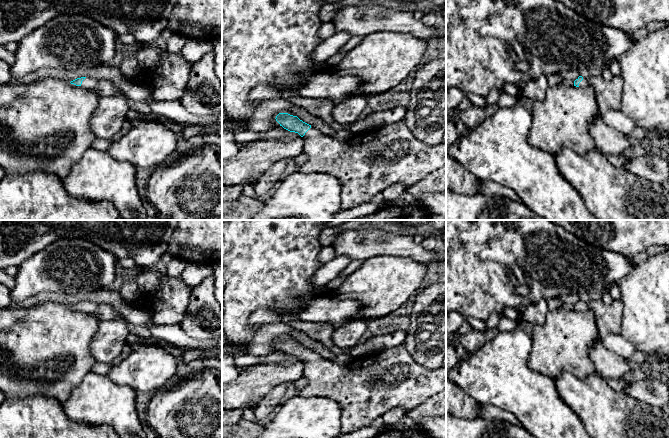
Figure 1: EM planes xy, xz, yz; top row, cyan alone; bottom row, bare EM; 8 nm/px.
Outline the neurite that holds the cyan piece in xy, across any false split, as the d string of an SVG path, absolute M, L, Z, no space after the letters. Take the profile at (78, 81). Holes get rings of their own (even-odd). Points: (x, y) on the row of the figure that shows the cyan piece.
M90 77L77 78L70 82L76 86L81 86L97 93L97 81Z

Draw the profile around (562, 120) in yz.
M549 86L543 101L531 100L529 143L555 155L561 148L584 154L597 147L589 126L600 116L593 87Z

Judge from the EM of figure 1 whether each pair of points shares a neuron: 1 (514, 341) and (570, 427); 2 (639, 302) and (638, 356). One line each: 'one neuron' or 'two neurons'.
1: one neuron
2: two neurons

